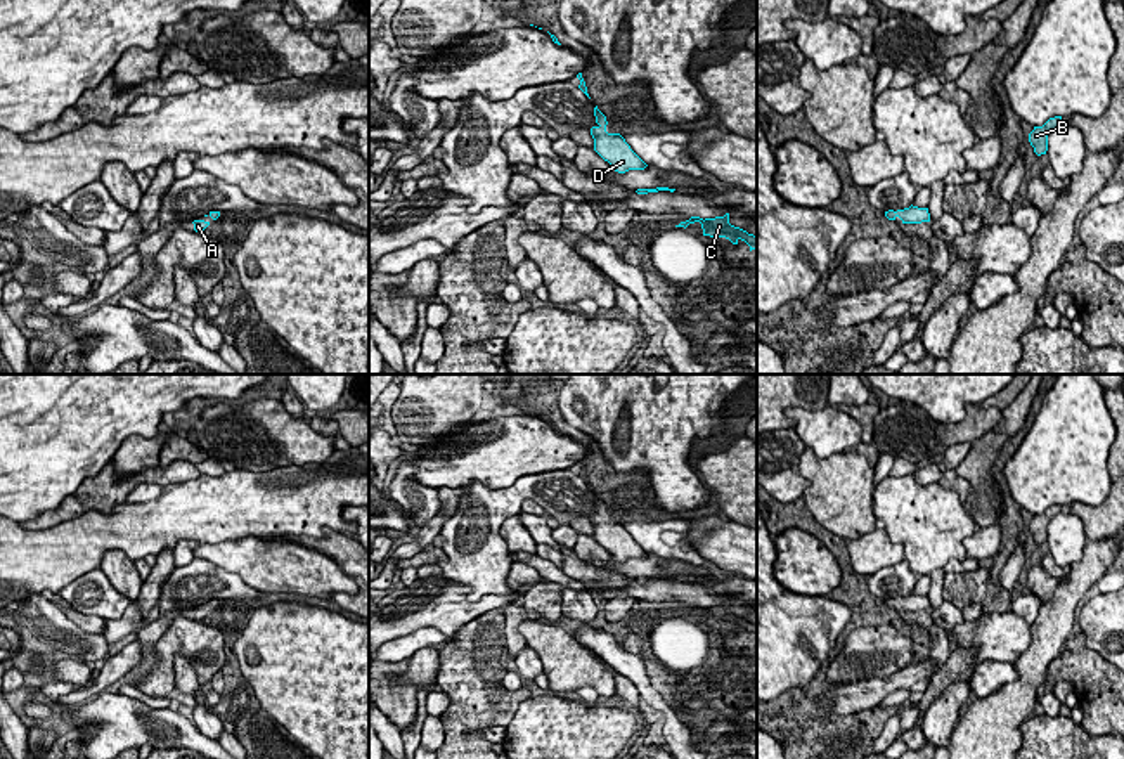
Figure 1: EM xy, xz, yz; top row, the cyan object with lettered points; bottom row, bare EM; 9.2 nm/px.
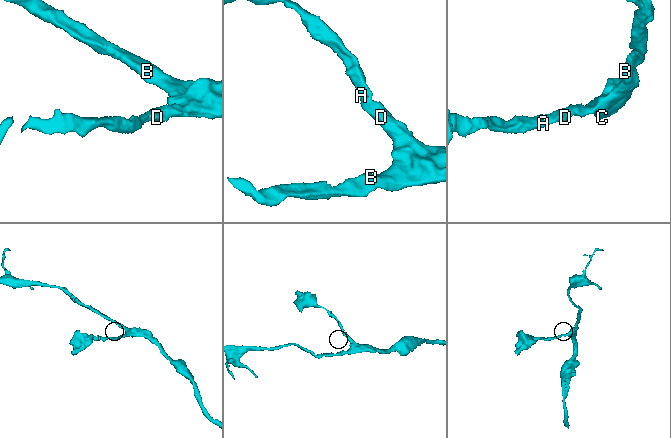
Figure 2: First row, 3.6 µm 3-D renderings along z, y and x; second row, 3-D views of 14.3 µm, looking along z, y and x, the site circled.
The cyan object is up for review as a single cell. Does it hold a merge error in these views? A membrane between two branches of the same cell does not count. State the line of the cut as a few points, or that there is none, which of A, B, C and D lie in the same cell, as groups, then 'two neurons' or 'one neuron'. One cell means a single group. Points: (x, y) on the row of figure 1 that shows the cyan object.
cut none; groups A B C D; one neuron

